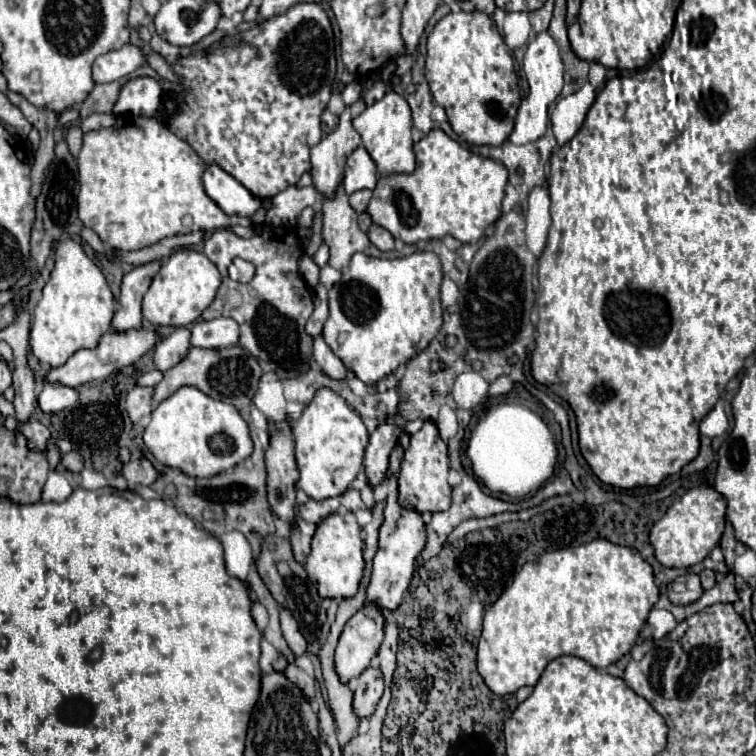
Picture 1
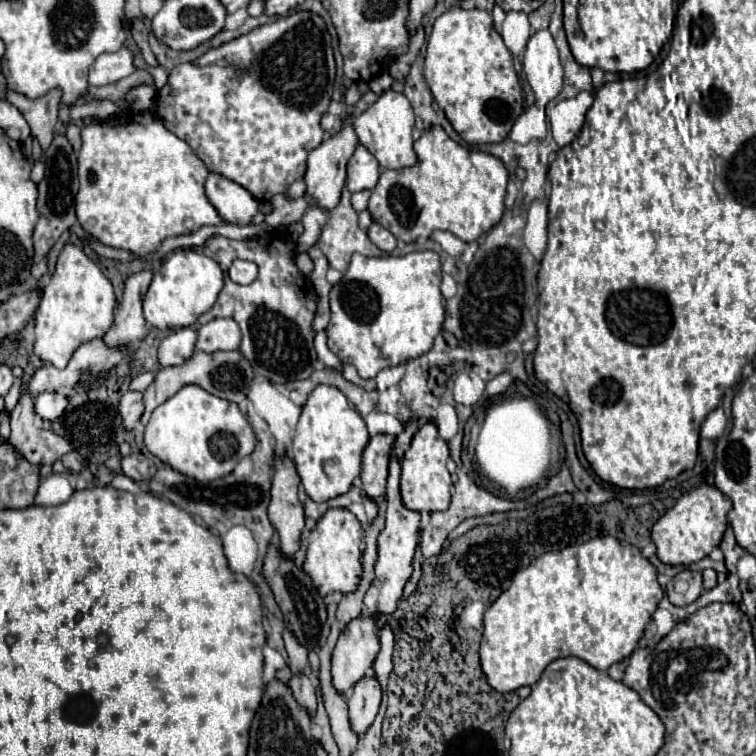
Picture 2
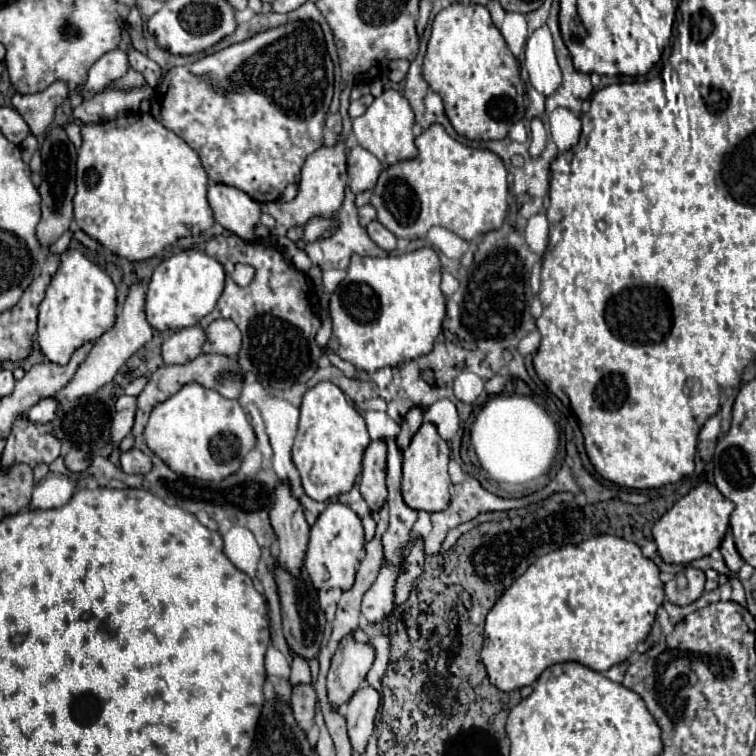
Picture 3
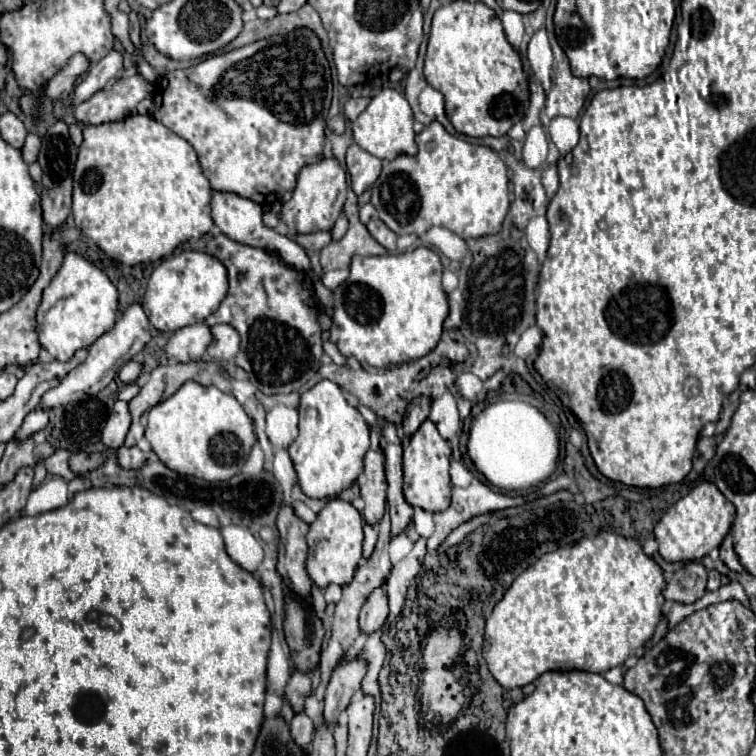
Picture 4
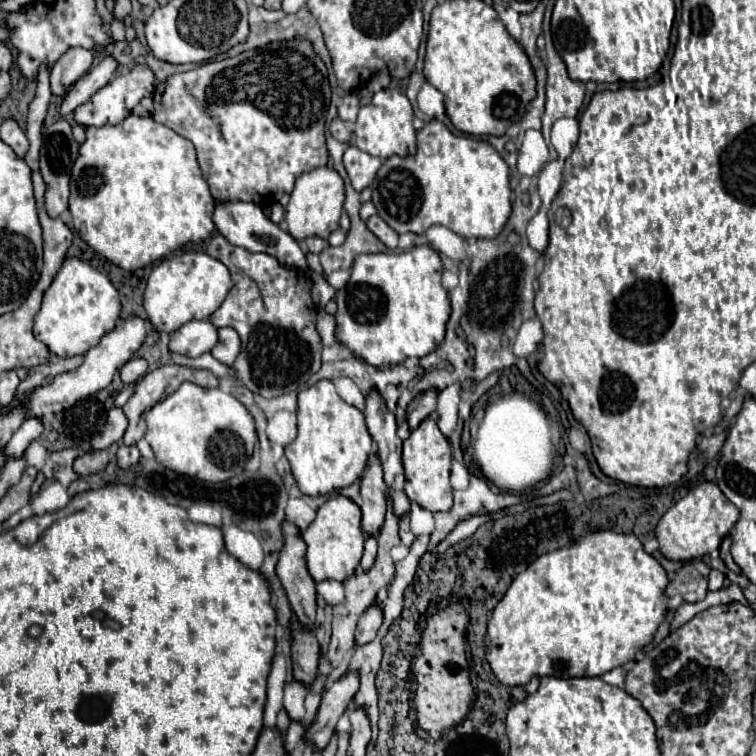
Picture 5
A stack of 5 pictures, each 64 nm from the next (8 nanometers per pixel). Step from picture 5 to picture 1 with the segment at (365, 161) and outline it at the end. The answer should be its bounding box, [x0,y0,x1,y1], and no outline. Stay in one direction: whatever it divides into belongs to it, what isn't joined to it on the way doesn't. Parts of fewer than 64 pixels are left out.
[342,146,378,194]

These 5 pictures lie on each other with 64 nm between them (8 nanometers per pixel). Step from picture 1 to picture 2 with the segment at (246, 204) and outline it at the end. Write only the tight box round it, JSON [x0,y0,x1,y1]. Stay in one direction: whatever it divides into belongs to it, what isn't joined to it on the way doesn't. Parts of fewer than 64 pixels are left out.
[206,174,260,226]

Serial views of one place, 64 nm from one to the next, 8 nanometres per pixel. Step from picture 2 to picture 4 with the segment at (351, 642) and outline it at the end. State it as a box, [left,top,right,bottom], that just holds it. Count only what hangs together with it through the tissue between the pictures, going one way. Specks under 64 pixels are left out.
[324,658,366,726]

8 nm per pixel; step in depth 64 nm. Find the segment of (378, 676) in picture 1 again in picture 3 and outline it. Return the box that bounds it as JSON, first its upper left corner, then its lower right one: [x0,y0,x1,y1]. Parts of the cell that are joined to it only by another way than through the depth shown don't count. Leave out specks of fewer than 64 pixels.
[346,686,380,754]

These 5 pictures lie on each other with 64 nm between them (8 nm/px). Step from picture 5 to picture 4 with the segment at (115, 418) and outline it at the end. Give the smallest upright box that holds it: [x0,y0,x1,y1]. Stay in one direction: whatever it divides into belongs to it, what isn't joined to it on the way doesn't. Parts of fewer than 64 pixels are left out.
[100,402,130,448]

